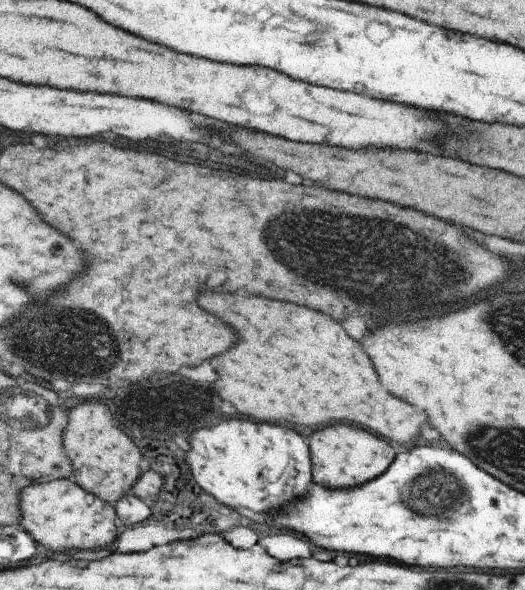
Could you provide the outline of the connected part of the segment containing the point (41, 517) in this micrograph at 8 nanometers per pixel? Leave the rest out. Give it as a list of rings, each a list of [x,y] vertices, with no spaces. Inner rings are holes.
[[[67,479],[27,486],[19,498],[21,520],[17,526],[27,532],[35,543],[51,552],[77,552],[83,548],[109,546],[116,538],[117,519],[113,506],[85,493]]]

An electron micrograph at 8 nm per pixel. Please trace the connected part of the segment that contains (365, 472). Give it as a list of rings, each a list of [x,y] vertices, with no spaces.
[[[335,424],[325,426],[309,436],[309,454],[311,454],[311,478],[321,488],[353,488],[377,478],[391,464],[395,450],[381,438],[367,434],[363,430]]]

